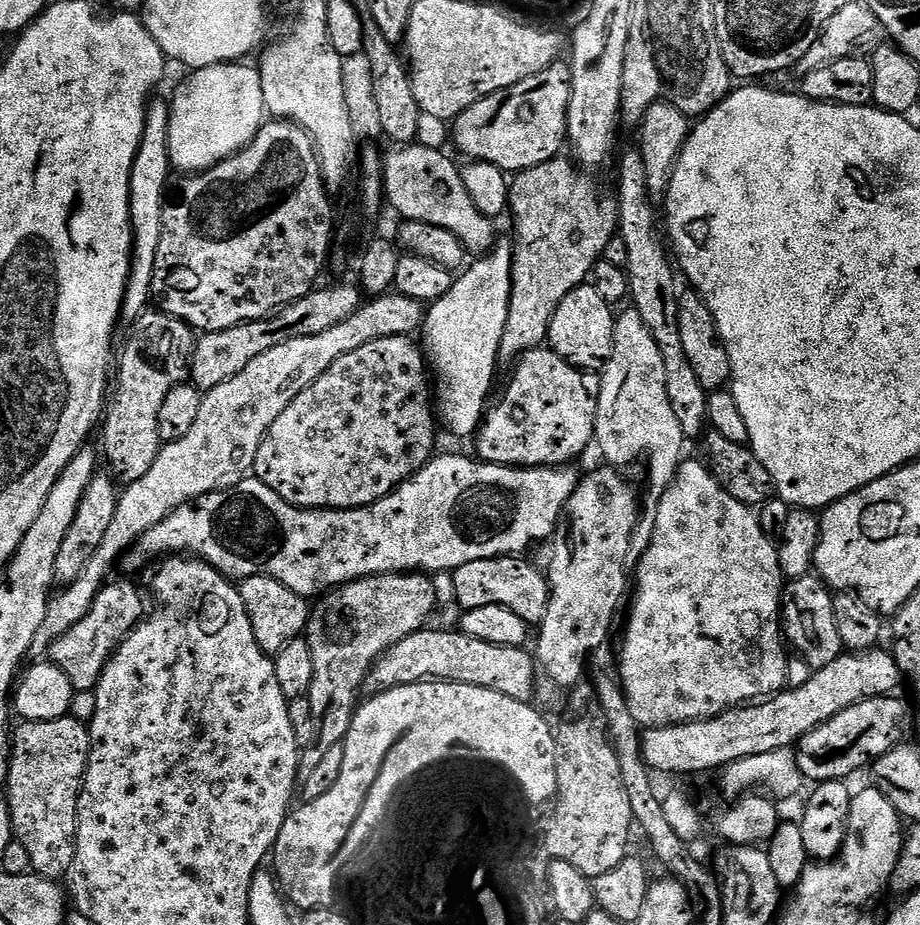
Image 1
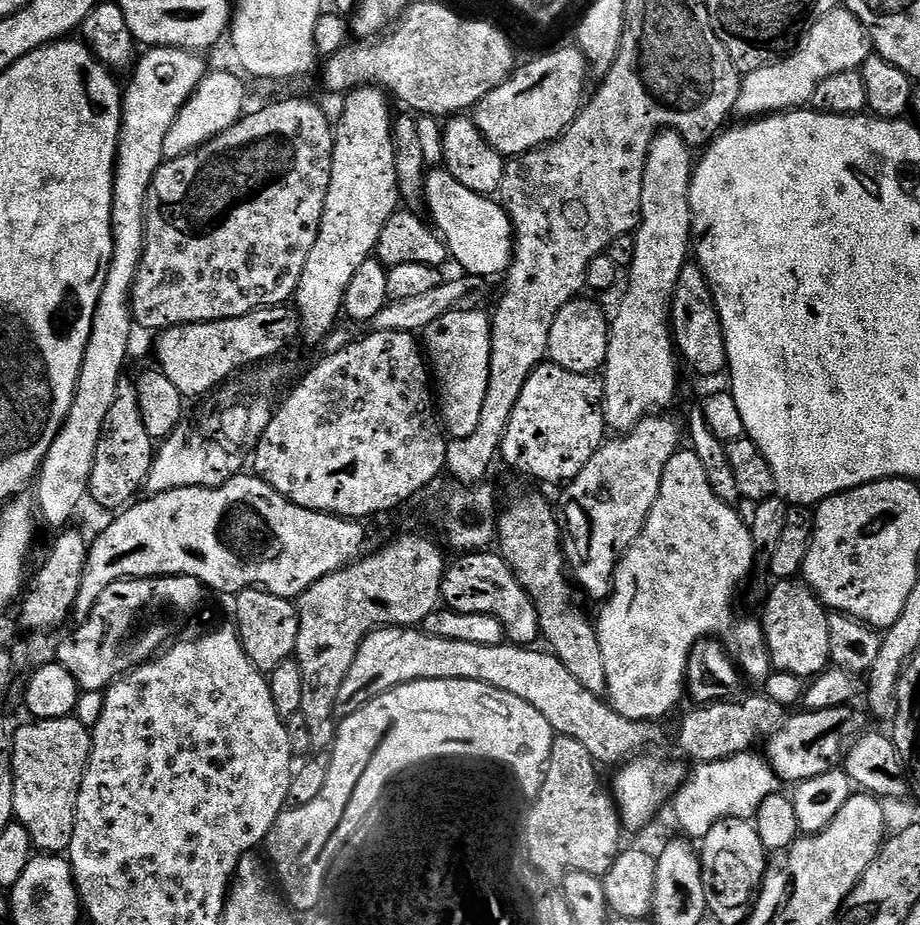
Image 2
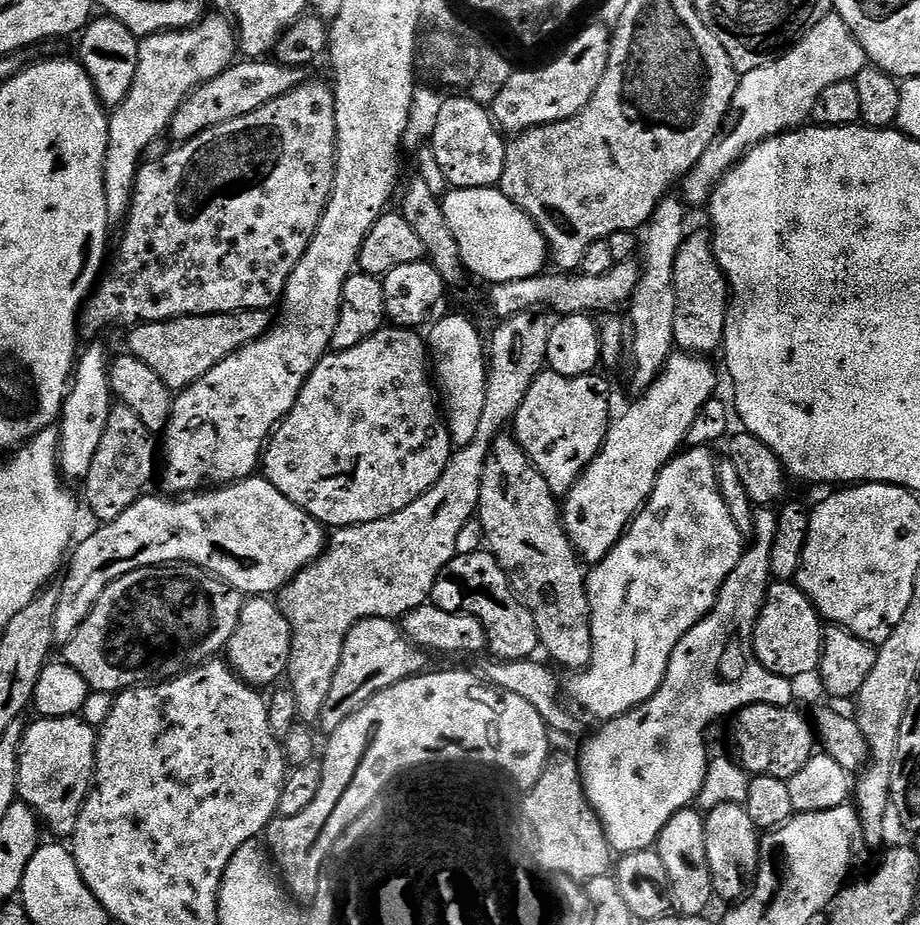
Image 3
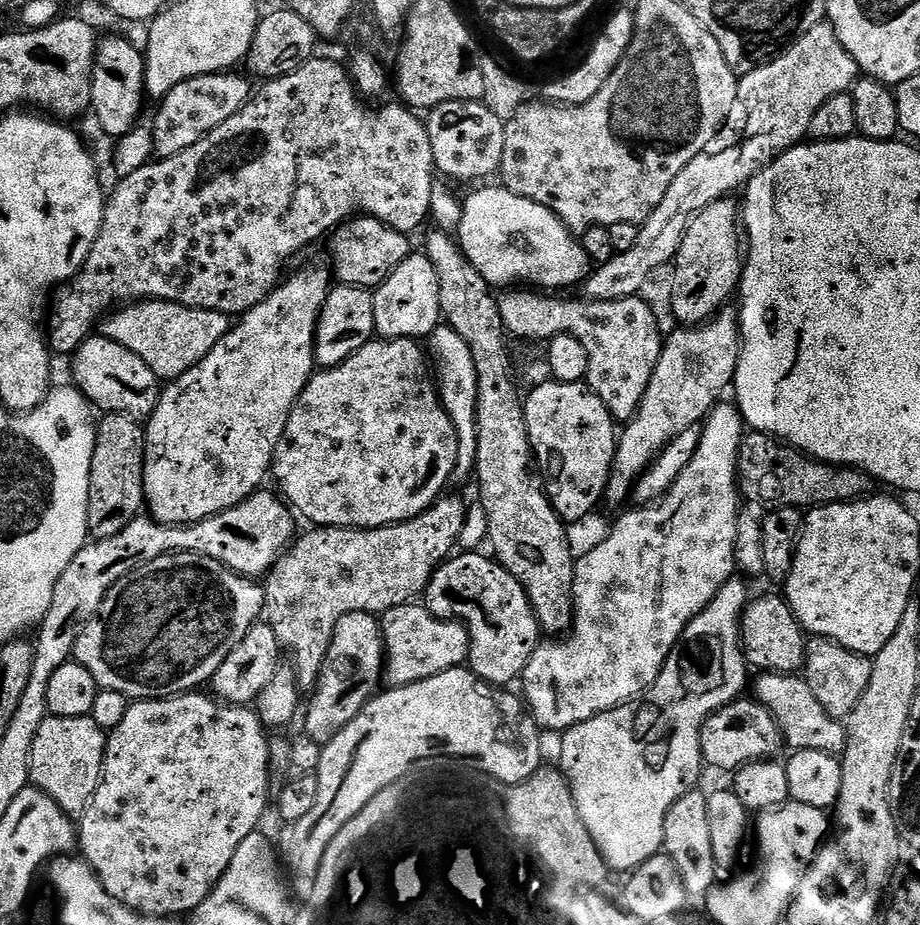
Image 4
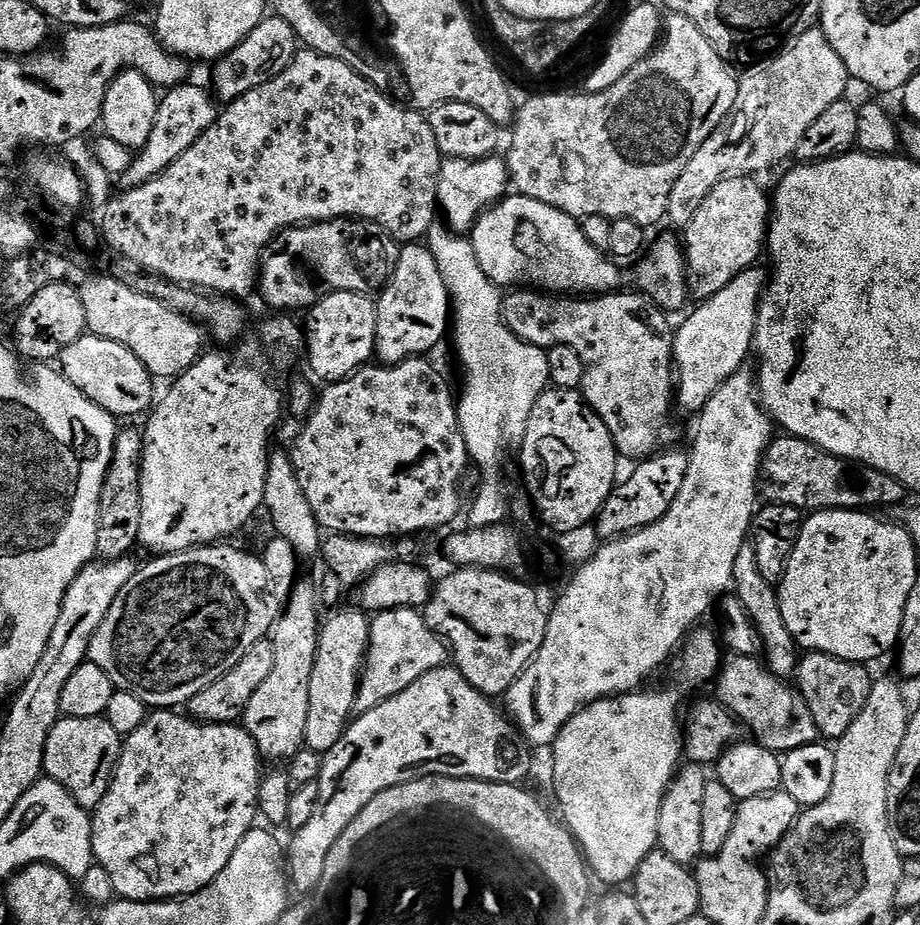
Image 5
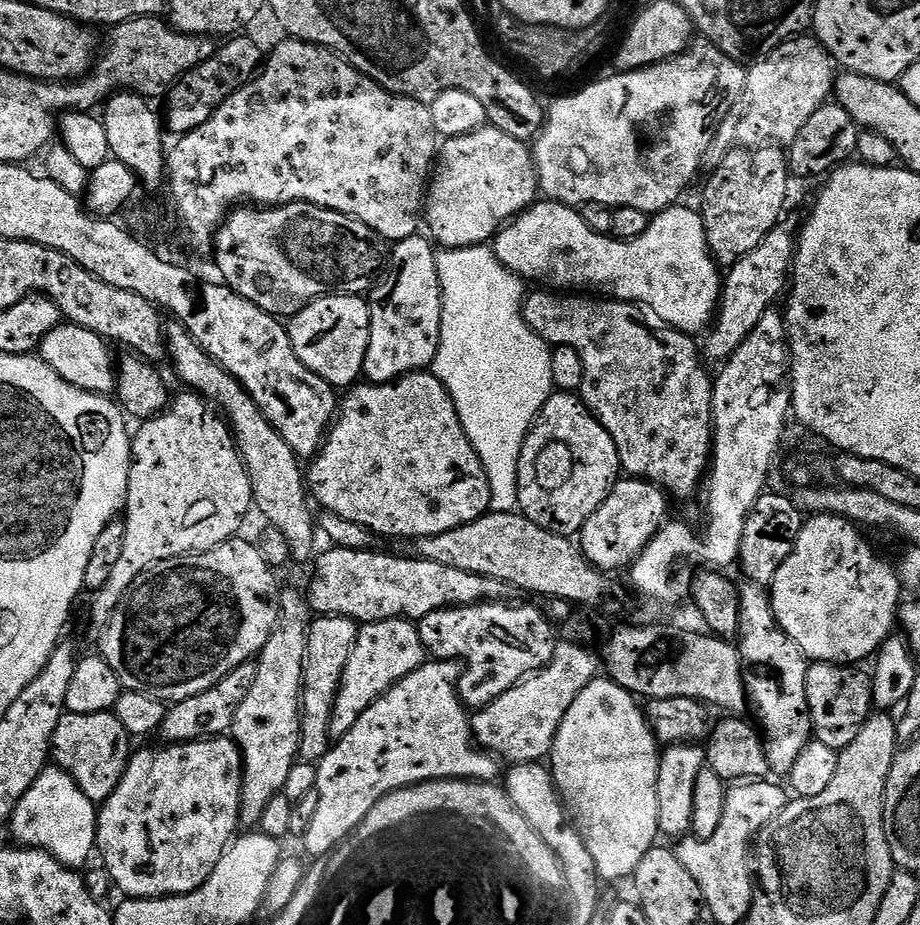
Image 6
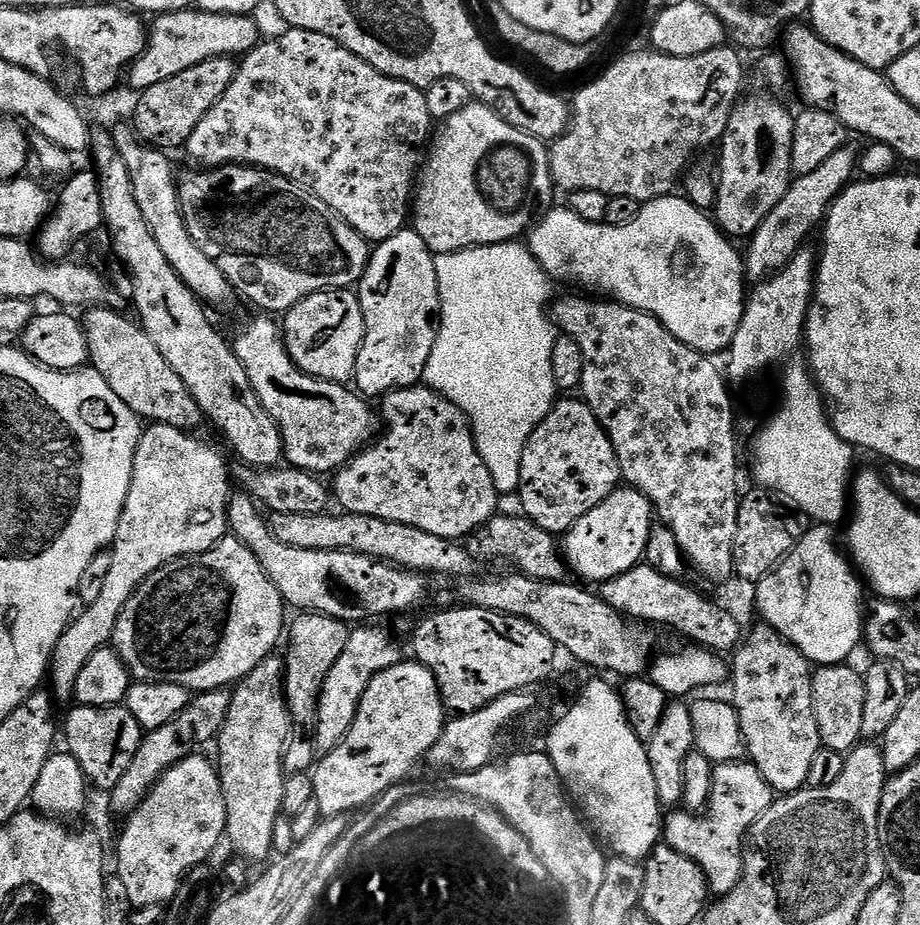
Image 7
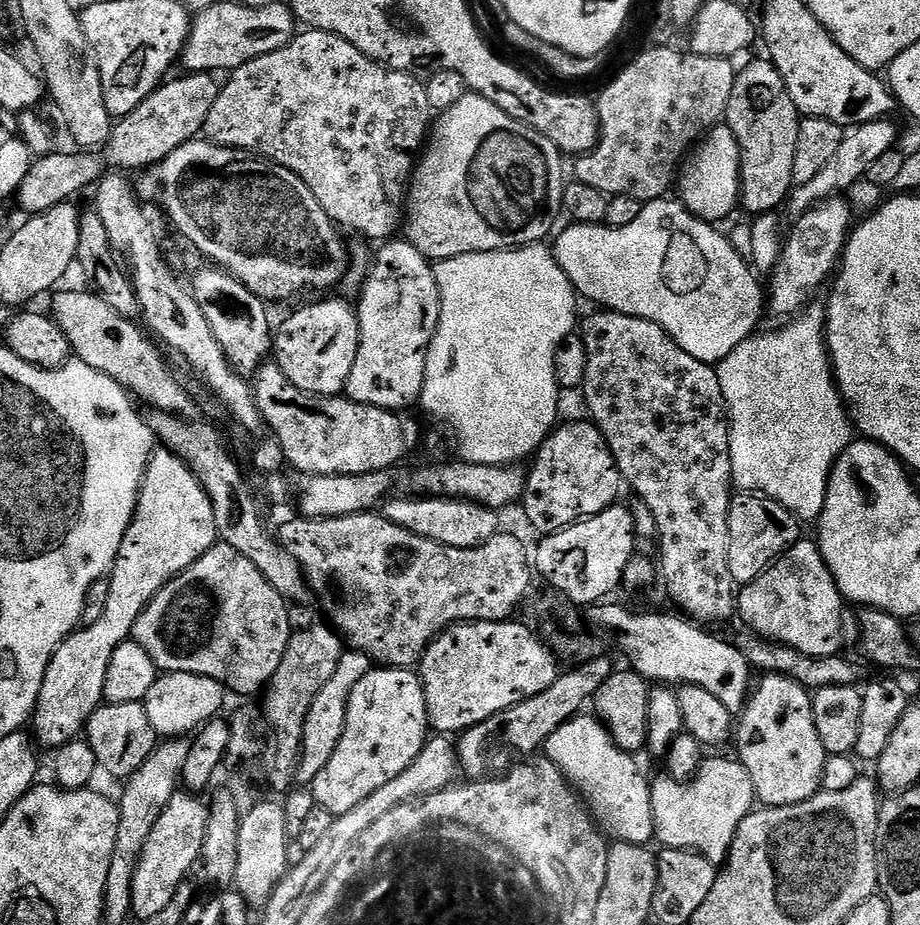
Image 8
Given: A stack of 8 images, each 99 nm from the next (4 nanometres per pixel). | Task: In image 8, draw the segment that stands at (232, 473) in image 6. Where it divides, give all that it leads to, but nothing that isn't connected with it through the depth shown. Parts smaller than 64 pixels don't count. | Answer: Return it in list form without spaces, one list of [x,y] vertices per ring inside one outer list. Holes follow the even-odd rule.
[[[157,447],[152,457],[148,459],[148,465],[144,467],[144,481],[140,484],[140,496],[136,500],[132,525],[126,530],[120,553],[112,563],[108,580],[110,598],[106,598],[106,610],[102,618],[94,622],[94,626],[81,627],[73,632],[52,654],[46,678],[42,682],[42,690],[38,694],[36,711],[32,713],[30,721],[35,743],[41,749],[59,750],[71,740],[77,739],[87,729],[88,719],[95,714],[101,704],[105,703],[104,687],[106,670],[110,666],[110,654],[114,654],[114,650],[118,650],[118,646],[132,636],[142,610],[156,597],[158,590],[167,586],[179,572],[185,572],[191,564],[198,562],[198,558],[205,556],[217,540],[214,506],[206,490],[202,490],[198,478],[194,478],[192,471],[173,452]]]

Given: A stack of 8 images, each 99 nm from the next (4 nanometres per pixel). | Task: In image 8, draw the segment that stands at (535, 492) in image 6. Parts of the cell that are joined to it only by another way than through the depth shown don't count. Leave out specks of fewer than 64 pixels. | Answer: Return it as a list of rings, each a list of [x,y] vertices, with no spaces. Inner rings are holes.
[[[591,422],[563,424],[548,433],[543,444],[534,453],[532,469],[529,467],[526,472],[528,484],[524,487],[522,509],[524,508],[525,518],[540,531],[540,534],[560,532],[571,524],[578,524],[581,520],[602,514],[619,501],[616,499],[620,496],[620,488],[622,489],[622,477],[618,466],[596,425]]]

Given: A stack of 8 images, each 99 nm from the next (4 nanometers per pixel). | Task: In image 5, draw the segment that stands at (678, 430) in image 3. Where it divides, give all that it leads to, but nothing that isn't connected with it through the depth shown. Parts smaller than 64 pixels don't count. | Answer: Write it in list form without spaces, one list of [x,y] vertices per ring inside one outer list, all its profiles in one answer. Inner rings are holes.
[[[760,266],[742,270],[730,286],[722,286],[718,294],[701,300],[696,309],[675,329],[672,341],[674,376],[678,381],[678,400],[693,404],[696,410],[704,407],[708,397],[714,395],[726,381],[745,367],[744,359],[754,348],[756,311],[760,308],[762,285],[766,272]]]

